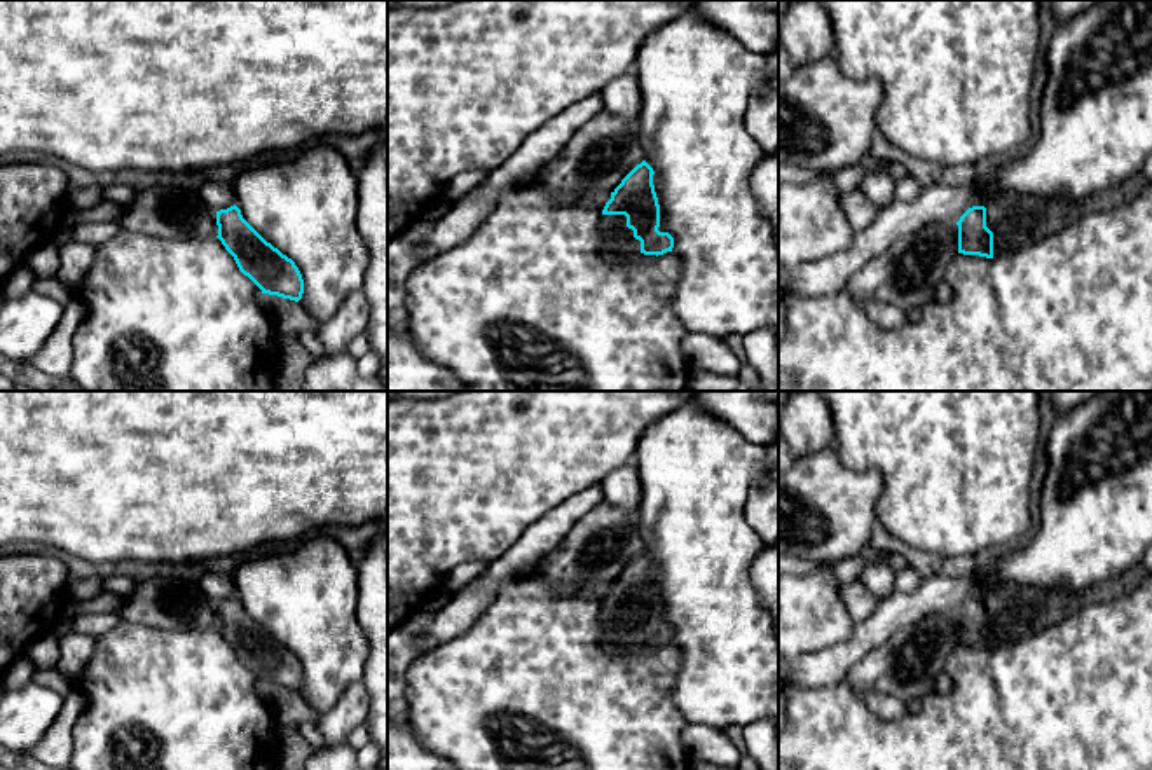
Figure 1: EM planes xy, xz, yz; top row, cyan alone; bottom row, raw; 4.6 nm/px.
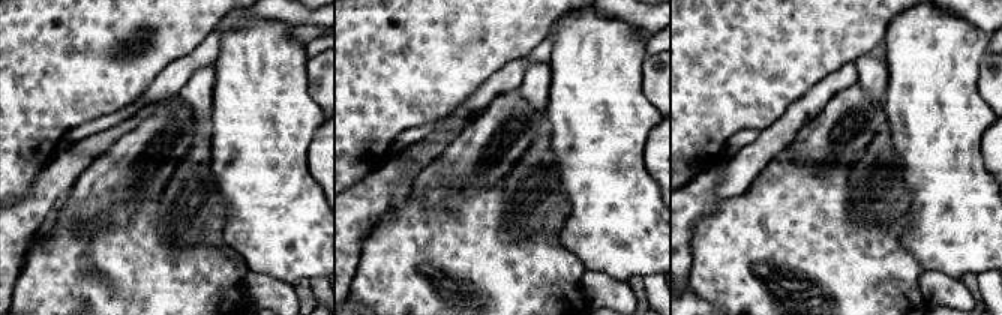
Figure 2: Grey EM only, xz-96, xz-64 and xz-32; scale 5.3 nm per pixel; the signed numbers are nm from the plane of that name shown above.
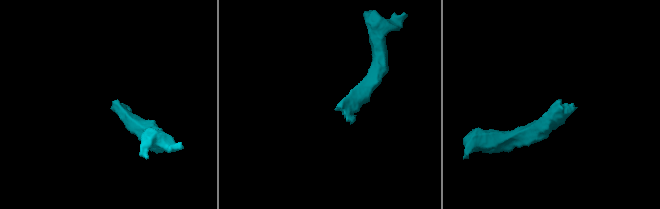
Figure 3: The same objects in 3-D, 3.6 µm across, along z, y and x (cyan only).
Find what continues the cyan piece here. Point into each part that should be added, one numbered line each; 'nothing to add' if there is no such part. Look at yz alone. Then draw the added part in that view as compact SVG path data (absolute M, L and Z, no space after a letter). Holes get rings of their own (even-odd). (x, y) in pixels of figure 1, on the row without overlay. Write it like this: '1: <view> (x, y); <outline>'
1: yz (1020, 611); M1136 566L1082 590L1012 588L986 595L986 618L993 623L993 648L1056 625L1089 604L1133 592L1149 573Z

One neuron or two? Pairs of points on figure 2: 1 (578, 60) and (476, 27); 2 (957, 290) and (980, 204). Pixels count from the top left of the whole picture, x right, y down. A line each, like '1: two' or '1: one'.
1: two
2: two

